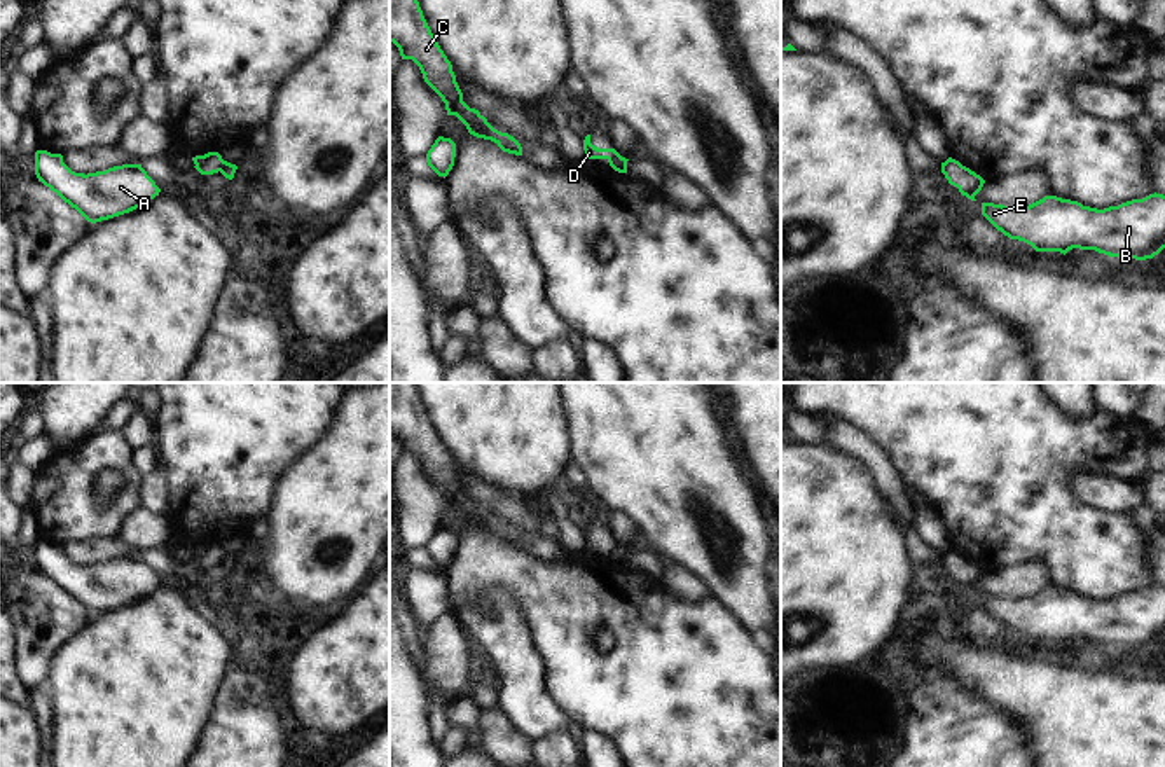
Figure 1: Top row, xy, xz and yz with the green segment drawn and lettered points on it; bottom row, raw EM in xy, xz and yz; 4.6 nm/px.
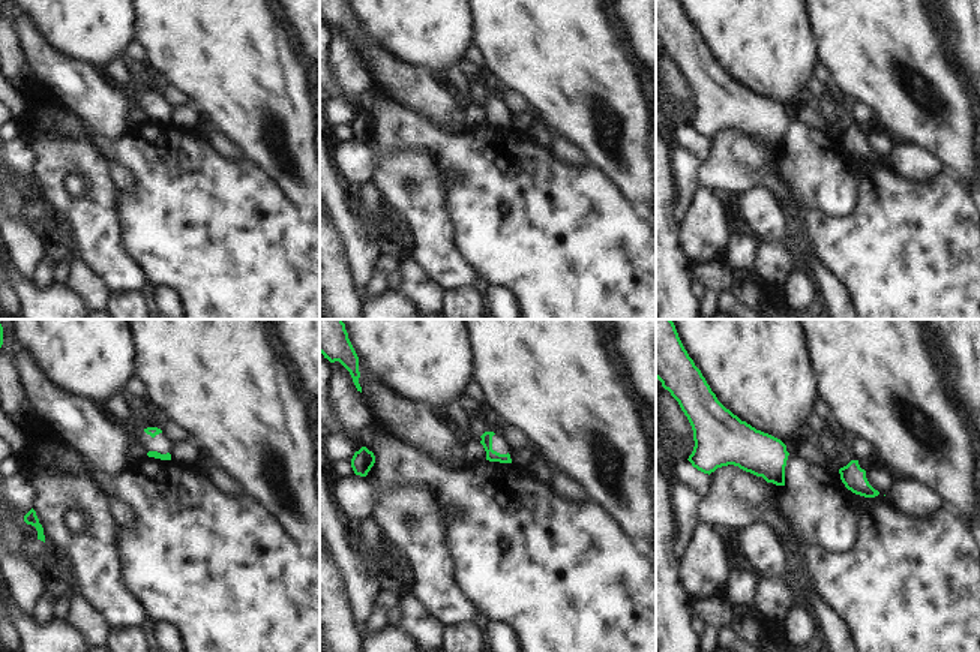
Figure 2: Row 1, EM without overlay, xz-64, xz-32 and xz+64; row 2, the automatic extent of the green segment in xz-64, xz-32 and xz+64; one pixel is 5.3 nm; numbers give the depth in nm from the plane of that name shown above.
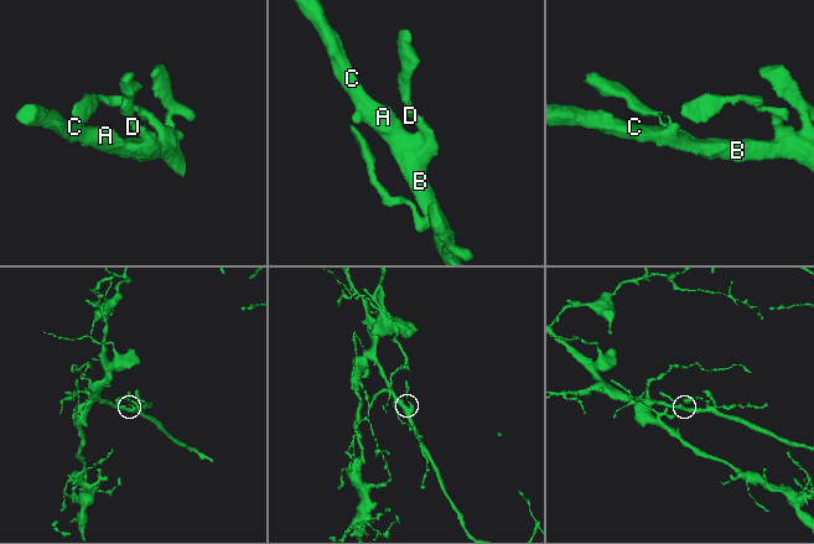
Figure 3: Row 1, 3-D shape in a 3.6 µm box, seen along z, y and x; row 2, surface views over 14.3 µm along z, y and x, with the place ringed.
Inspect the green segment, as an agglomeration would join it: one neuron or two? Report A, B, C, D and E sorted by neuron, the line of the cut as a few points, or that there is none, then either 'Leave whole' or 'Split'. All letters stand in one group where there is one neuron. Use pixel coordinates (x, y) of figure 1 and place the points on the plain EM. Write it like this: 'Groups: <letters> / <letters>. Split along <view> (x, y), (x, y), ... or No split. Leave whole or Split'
Groups: A B C E / D. Split along xy (224, 552), (219, 561). Split.

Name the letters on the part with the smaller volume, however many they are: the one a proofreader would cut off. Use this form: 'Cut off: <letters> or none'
Cut off: D

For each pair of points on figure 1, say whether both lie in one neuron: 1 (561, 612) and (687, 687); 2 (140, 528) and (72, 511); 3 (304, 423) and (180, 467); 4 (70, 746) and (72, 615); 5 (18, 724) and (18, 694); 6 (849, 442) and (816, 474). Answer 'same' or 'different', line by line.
1: same
2: different
3: same
4: different
5: different
6: different

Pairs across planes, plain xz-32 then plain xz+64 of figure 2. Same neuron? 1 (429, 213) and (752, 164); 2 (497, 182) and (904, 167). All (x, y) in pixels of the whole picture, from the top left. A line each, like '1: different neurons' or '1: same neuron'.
1: different neurons
2: different neurons

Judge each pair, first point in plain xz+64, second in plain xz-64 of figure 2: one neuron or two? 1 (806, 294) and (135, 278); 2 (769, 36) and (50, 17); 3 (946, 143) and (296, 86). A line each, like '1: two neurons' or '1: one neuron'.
1: two neurons
2: one neuron
3: one neuron

